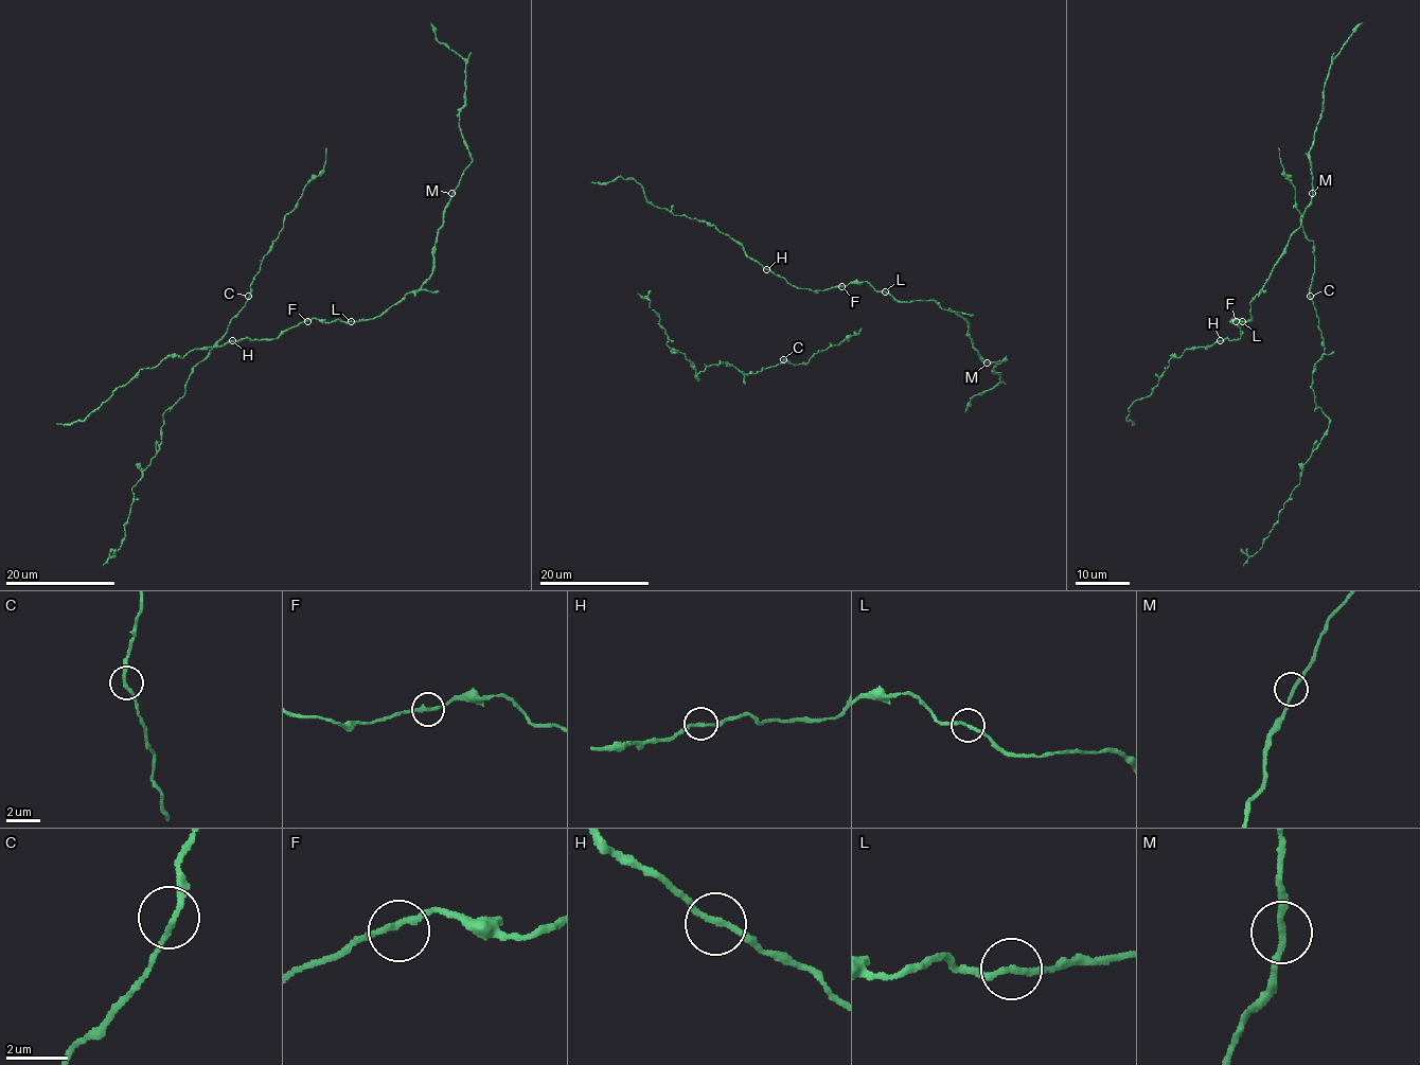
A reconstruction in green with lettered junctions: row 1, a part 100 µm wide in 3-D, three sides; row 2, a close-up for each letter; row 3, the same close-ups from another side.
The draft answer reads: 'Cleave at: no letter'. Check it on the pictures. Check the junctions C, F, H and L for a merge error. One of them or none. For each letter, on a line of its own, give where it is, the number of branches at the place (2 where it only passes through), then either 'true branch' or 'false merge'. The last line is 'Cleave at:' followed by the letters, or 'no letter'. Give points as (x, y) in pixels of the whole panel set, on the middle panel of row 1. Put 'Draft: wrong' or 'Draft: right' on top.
Draft: wrong
C: place (783, 359); branches 2; true branch
F: place (841, 286); branches 2; true branch
H: place (766, 269); branches 2; true branch
L: place (885, 291); branches 2; false merge
Cleave at: L

